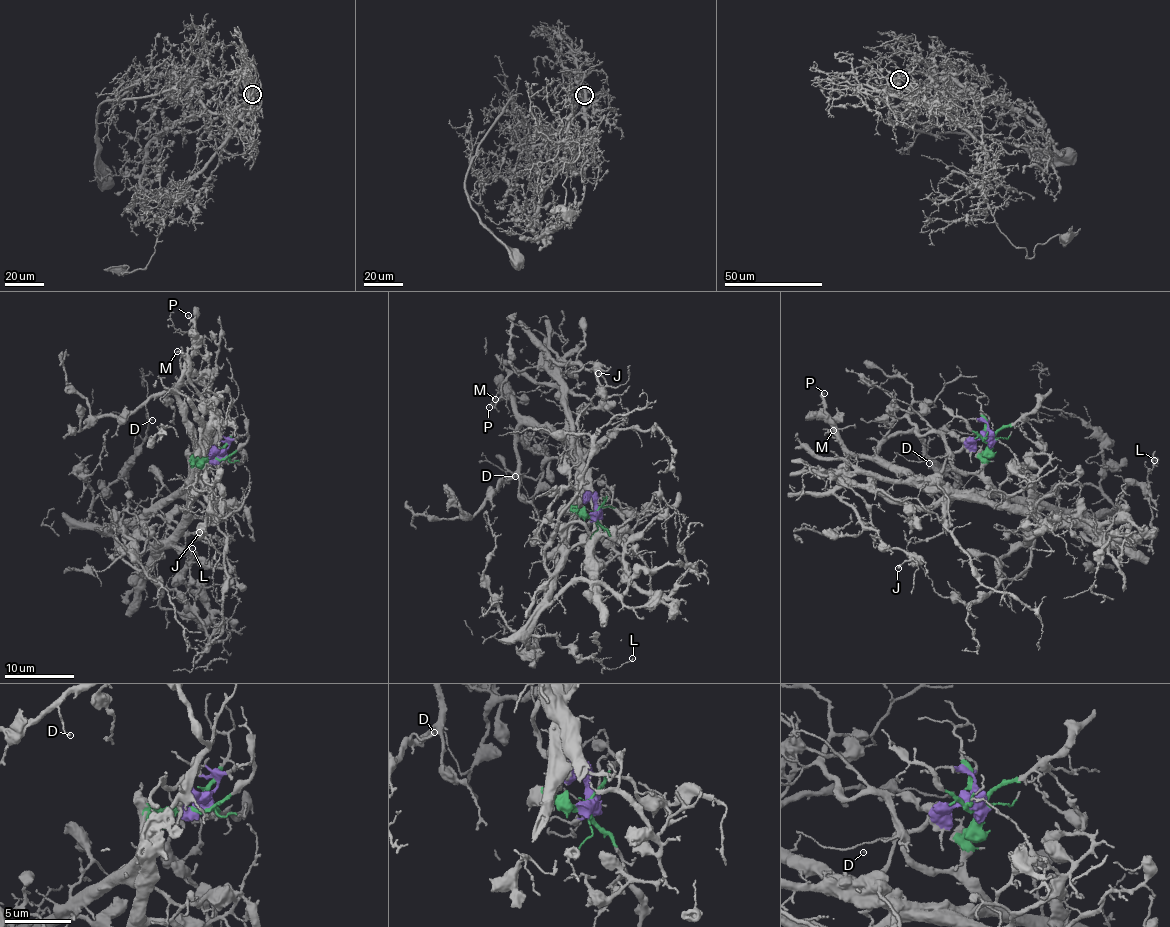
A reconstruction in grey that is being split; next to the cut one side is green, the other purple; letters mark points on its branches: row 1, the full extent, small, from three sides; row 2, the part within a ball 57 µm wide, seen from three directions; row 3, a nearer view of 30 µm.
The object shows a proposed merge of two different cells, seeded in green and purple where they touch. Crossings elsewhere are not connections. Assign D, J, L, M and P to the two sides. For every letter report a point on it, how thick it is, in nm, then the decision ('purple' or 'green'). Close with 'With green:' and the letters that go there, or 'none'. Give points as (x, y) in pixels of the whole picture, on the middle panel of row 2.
D: (515, 476) | 120 nm | purple
J: (598, 373) | 240 nm | purple
L: (632, 658) | 120 nm | green
M: (495, 399) | 120 nm | purple
P: (489, 407) | 120 nm | purple
With green: L

